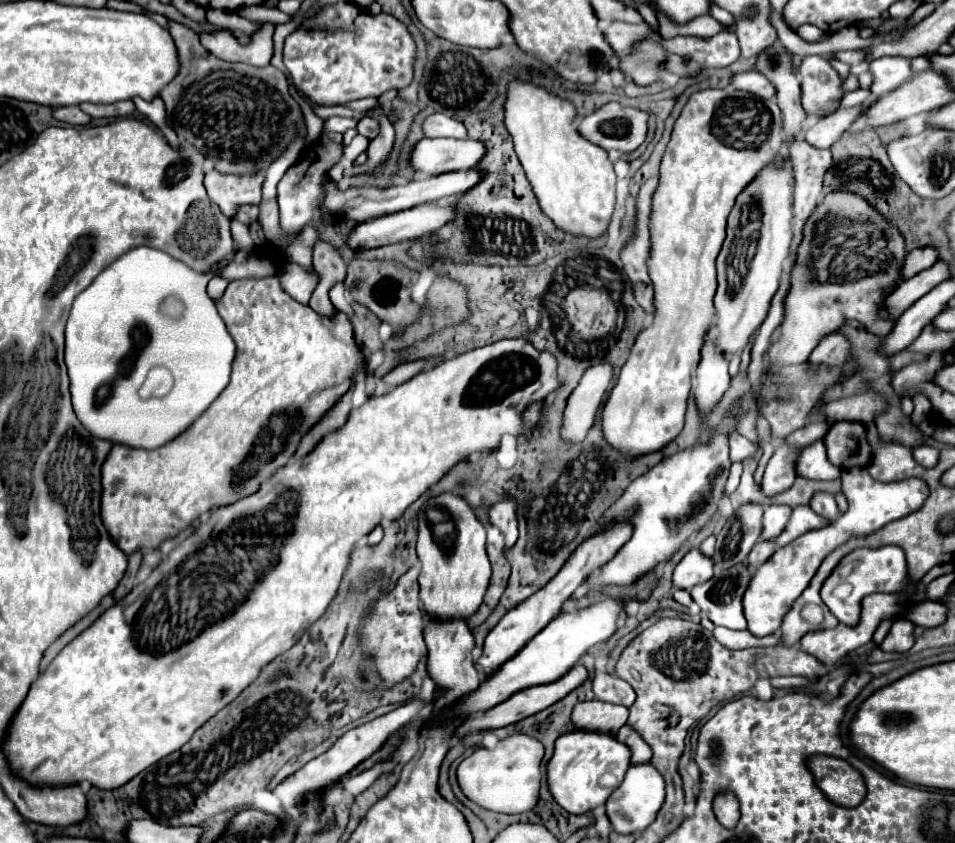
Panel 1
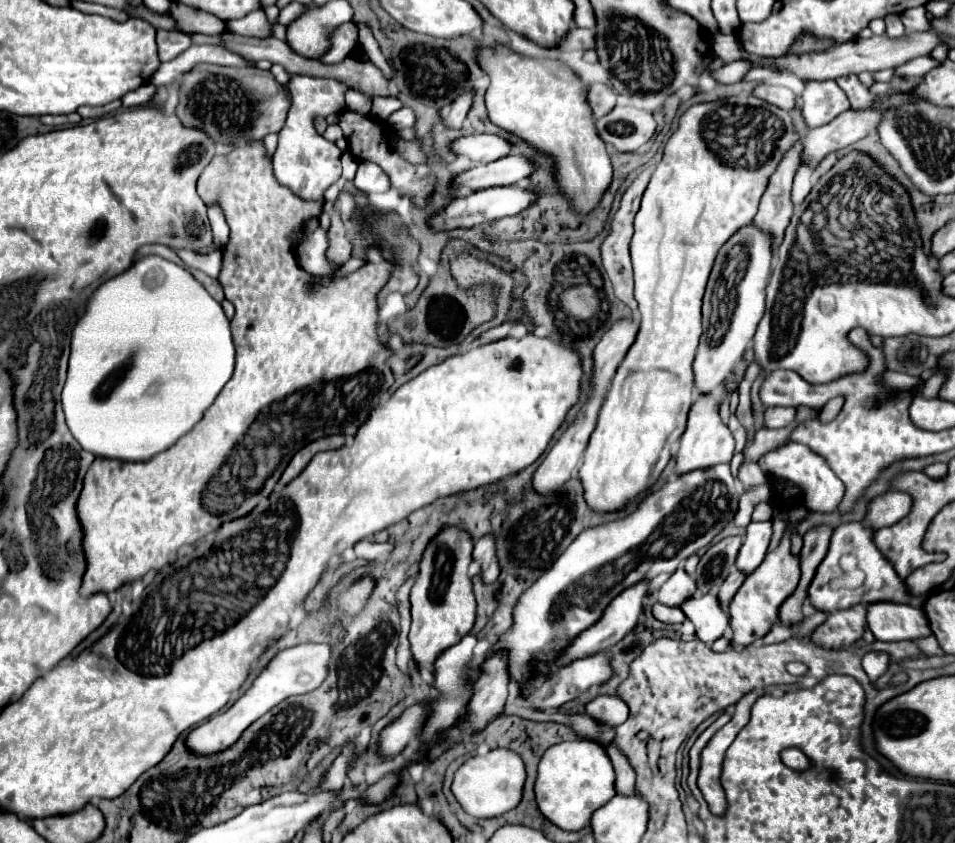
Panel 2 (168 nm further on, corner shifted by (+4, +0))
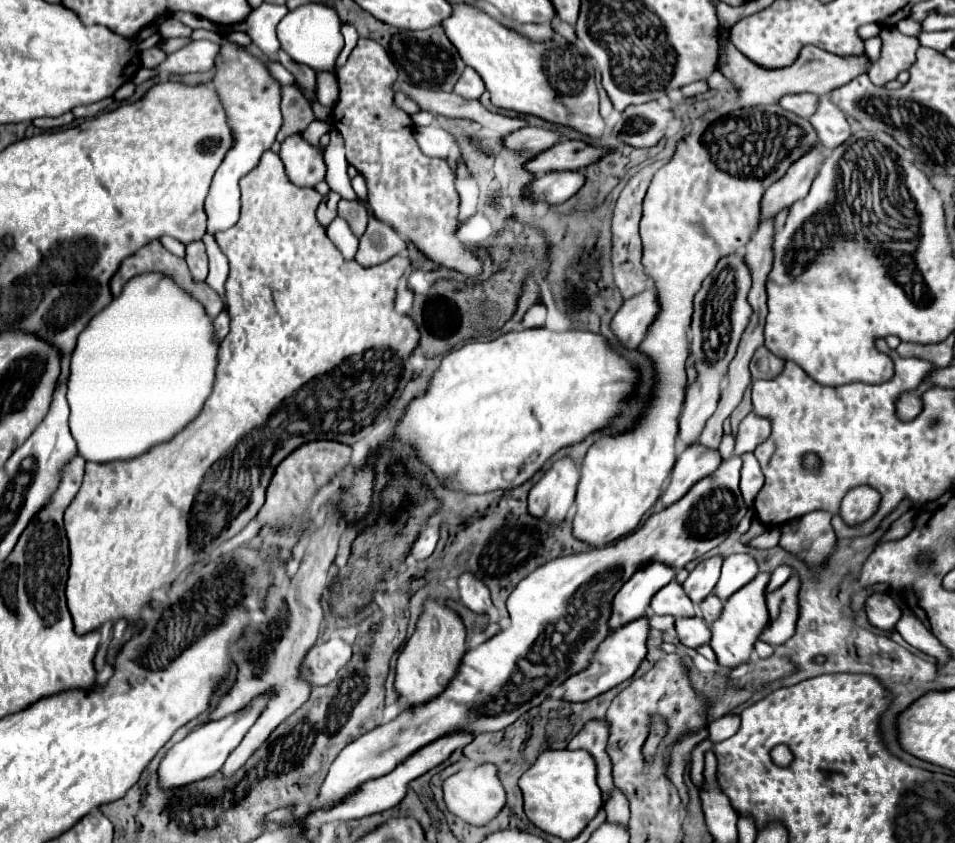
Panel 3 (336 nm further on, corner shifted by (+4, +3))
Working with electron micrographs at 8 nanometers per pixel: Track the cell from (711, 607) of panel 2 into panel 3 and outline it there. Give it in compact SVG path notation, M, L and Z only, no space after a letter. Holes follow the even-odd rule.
M699 617L677 619L675 621L675 629L677 629L679 643L685 645L685 647L691 647L691 649L697 649L697 647L705 645L711 639L709 627L705 627L705 623L701 623Z

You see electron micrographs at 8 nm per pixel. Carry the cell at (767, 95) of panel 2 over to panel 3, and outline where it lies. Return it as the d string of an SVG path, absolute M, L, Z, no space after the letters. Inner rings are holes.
M801 93L801 95L785 95L785 99L779 101L779 105L787 111L793 111L795 115L801 115L803 119L809 119L819 105L819 97L813 93Z

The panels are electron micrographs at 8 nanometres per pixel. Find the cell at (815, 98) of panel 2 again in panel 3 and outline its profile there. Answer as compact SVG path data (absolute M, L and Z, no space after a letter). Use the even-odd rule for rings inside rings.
M821 99L821 107L817 107L817 113L809 119L809 123L813 123L819 141L827 149L839 147L851 135L845 113L827 99Z

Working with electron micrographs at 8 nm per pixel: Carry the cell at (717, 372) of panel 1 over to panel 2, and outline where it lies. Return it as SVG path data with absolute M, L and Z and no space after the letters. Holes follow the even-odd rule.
M697 394L691 410L689 410L689 418L687 418L687 430L681 436L681 444L679 450L675 454L677 460L677 472L689 472L689 470L697 470L697 468L709 468L721 462L731 462L733 452L735 452L735 438L731 434L731 430L723 424L721 416L719 416L719 404L717 404L717 396L715 394Z

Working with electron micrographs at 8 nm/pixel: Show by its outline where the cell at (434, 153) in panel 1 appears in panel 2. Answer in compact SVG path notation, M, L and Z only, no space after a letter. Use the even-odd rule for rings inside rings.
M473 134L473 136L461 136L455 138L449 144L451 152L455 156L465 156L469 158L473 164L487 164L493 162L497 158L503 158L509 154L511 146L499 138L499 136L491 136L491 134Z

